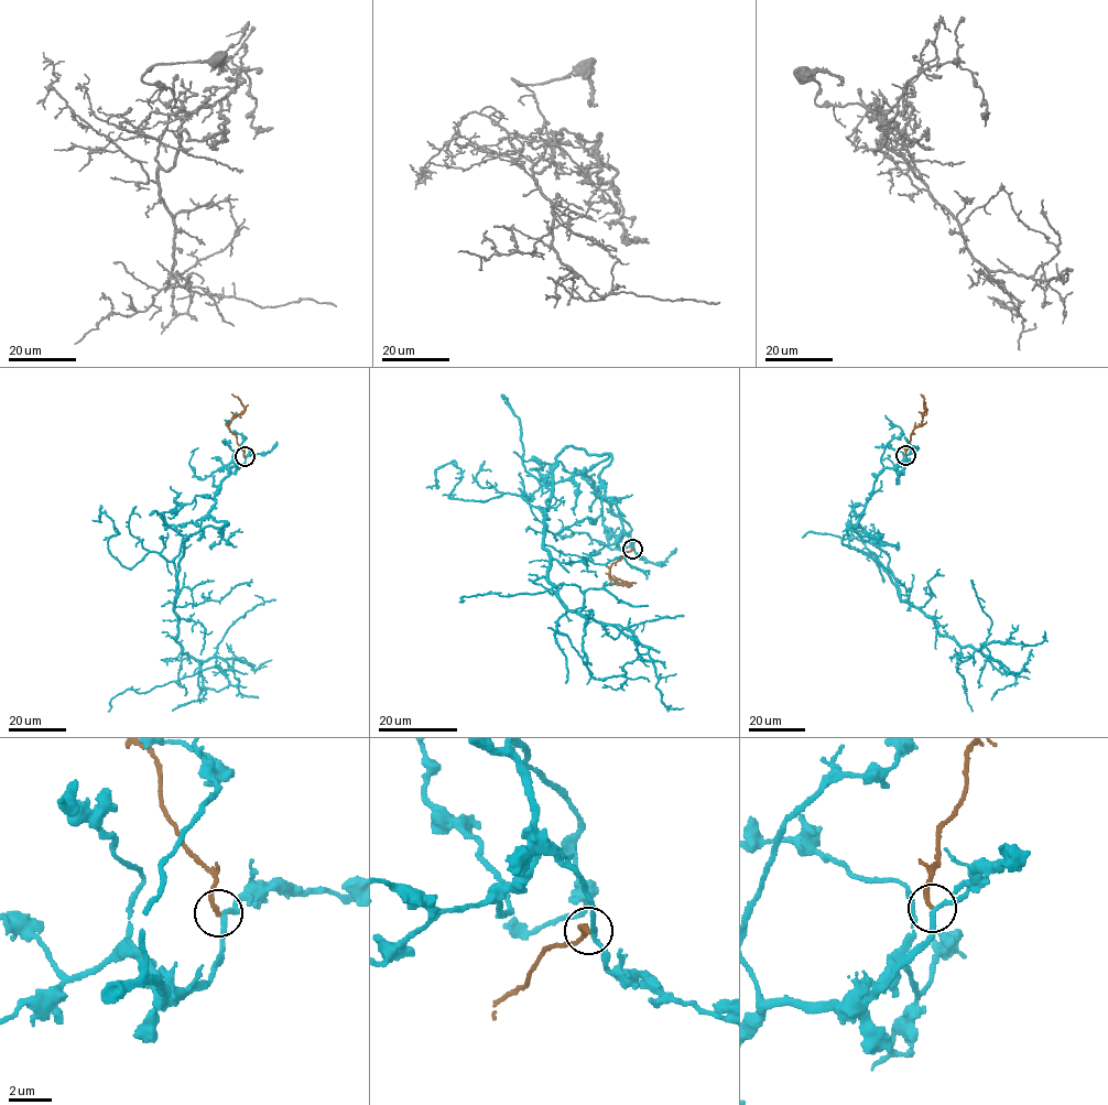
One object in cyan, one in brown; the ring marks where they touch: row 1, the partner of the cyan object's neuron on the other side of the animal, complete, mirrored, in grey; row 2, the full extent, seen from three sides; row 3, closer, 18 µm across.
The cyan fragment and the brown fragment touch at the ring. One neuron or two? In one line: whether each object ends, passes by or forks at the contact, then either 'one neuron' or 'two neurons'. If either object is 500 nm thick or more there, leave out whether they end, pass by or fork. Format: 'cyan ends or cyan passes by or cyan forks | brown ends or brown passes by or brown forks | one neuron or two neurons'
cyan passes by | brown ends | two neurons

